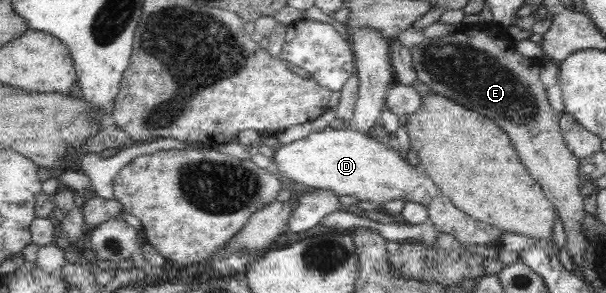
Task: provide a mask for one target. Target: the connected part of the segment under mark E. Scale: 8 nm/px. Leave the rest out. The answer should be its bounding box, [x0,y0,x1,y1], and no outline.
[410,22,587,273]

